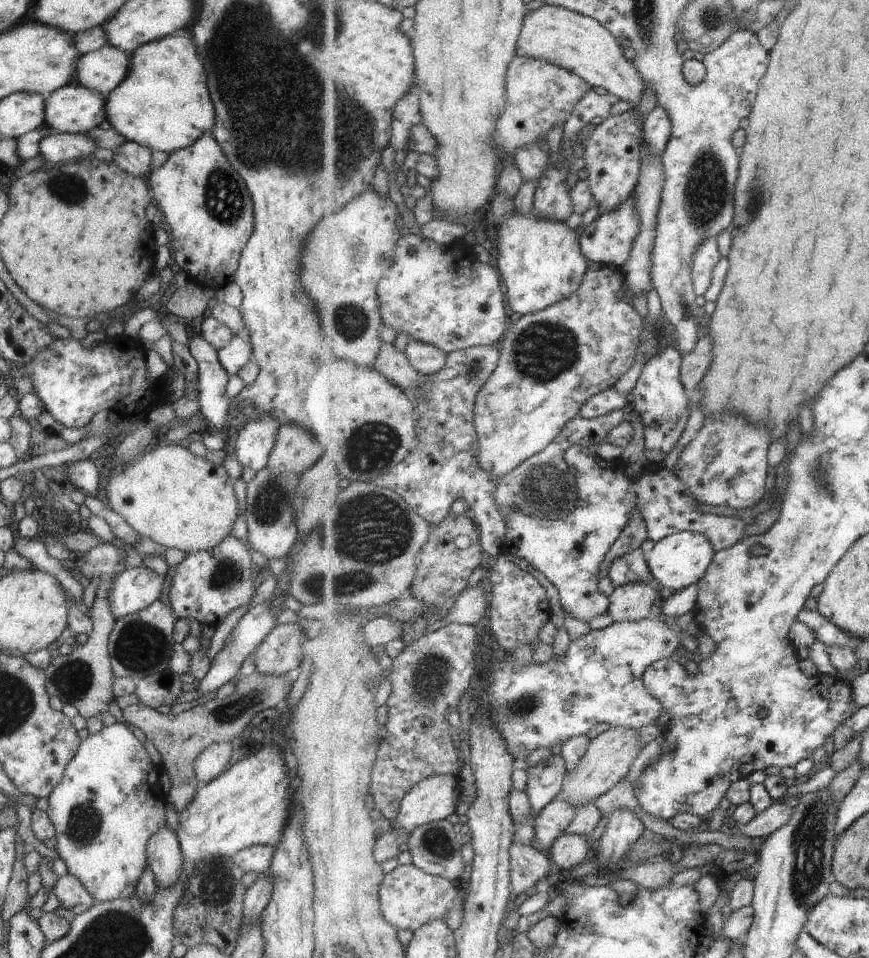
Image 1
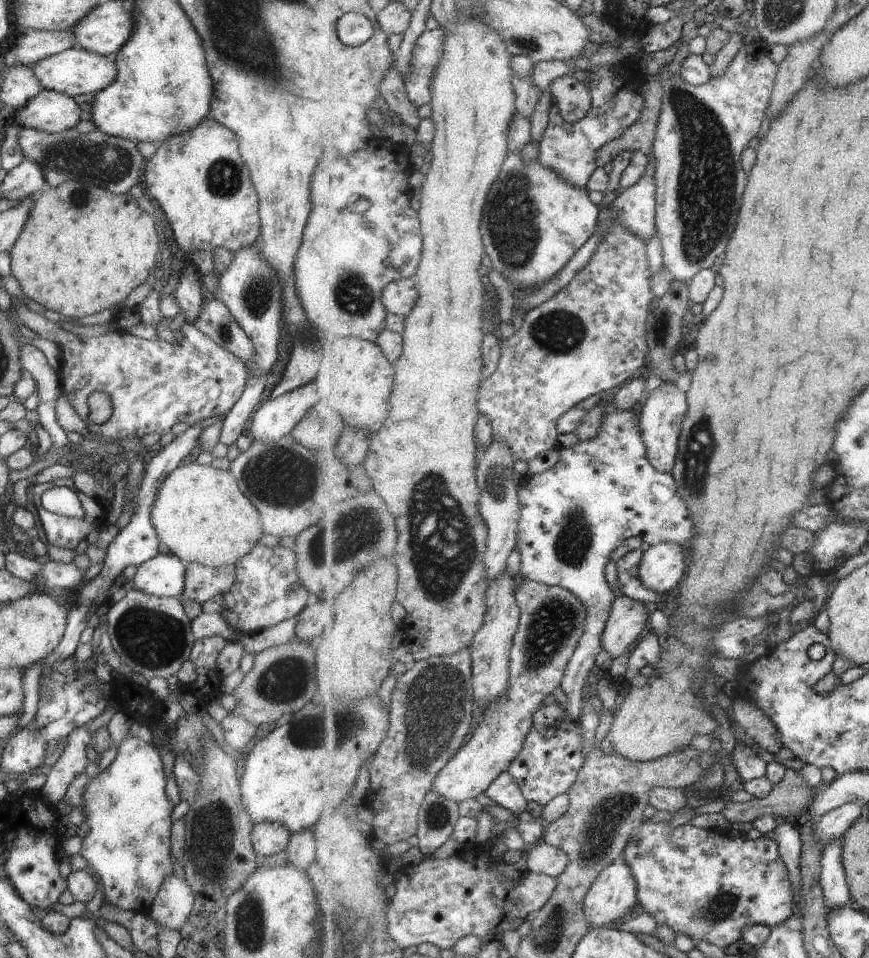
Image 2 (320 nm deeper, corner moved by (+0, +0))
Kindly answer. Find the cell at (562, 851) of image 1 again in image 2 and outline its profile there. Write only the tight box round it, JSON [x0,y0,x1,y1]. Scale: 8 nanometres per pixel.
[527,842,570,878]

